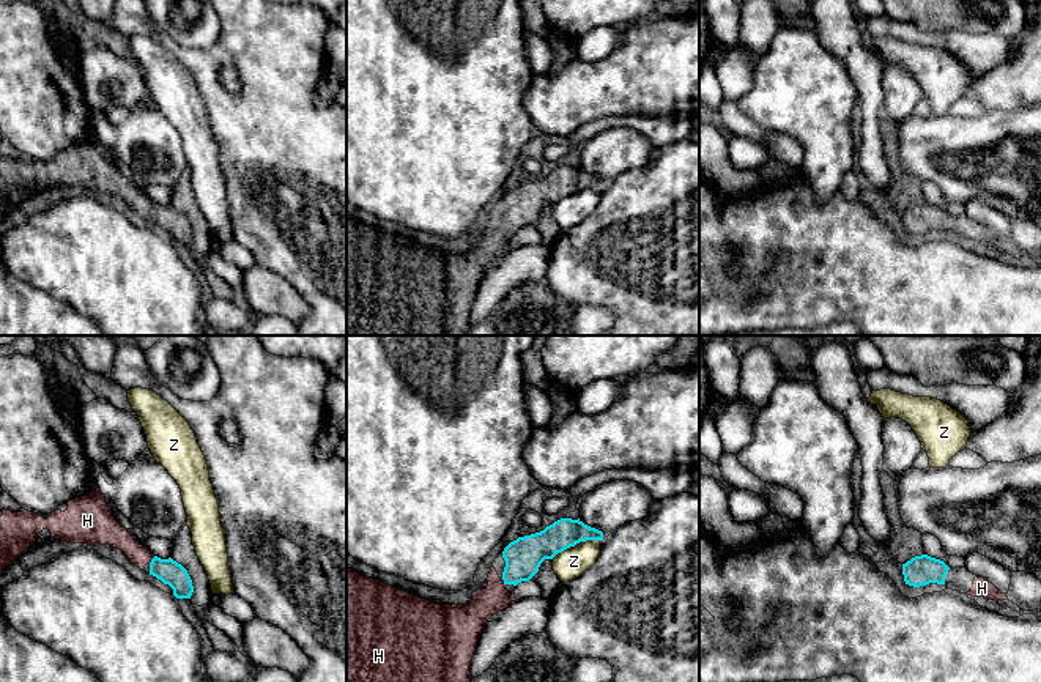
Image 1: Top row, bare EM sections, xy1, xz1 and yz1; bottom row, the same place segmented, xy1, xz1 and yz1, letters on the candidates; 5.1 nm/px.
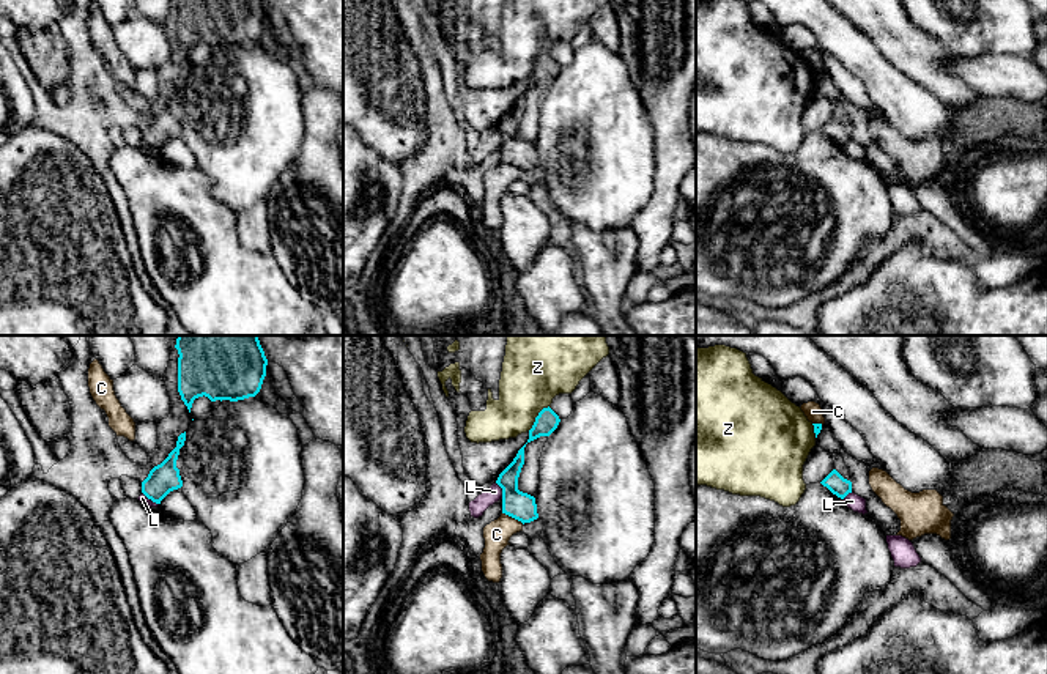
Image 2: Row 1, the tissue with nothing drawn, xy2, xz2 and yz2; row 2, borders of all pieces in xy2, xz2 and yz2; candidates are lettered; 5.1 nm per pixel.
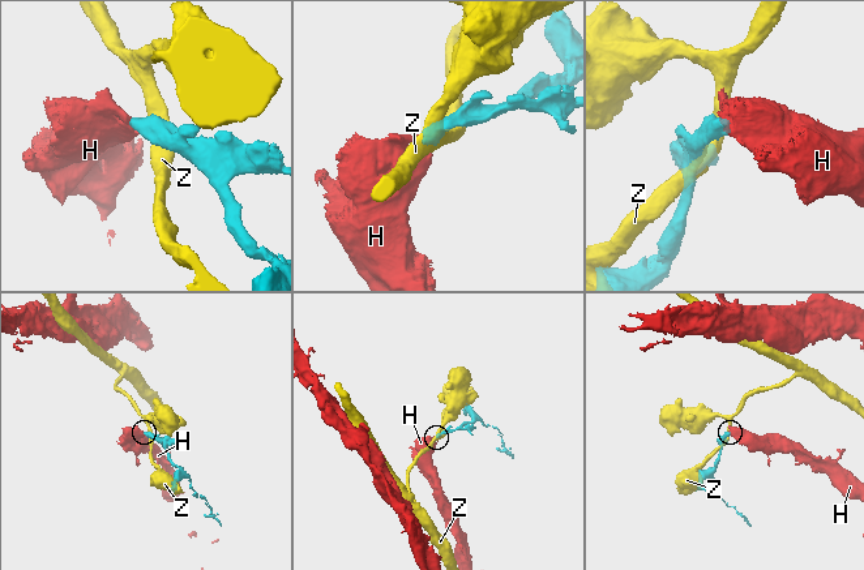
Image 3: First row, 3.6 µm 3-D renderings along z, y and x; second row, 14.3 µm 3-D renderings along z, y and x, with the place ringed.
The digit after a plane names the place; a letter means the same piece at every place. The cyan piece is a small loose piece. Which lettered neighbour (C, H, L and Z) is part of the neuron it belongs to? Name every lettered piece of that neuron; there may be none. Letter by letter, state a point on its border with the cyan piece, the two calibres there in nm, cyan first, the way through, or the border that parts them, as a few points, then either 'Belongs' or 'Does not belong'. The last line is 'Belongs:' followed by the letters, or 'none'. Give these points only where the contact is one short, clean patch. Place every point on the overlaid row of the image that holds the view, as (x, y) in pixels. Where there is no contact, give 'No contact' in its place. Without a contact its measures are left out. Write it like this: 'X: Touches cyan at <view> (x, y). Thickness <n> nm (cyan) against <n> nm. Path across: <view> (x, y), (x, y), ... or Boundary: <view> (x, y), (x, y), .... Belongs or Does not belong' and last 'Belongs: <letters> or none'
C: Touches cyan at xz2 (514, 517). Thickness 140 nm (cyan) against 140 nm. Does not belong
H: Touches cyan at xy1 (151, 559). Thickness 120 nm (cyan) against 130 nm. Path across: xy1 (167, 570), (151, 559), (137, 555), (111, 533). Belongs
L: Touches cyan at xz2 (503, 490). Thickness 140 nm (cyan) against 80 nm. Boundary: xz2 (496, 482), (503, 498). Does not belong
Z: Touches cyan at xz1 (575, 544). Thickness 170 nm (cyan) against 150 nm. Does not belong
Belongs: H

